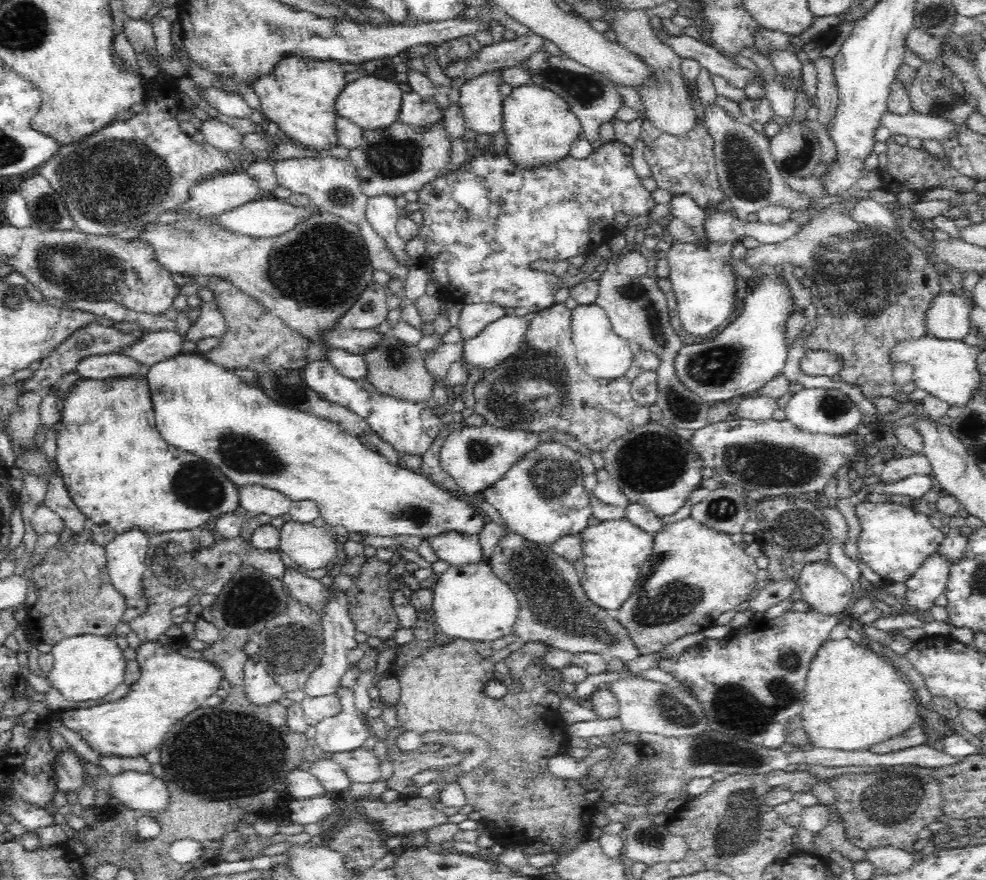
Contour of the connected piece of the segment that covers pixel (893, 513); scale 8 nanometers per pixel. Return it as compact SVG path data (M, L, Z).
M858 502L854 504L854 514L860 522L860 534L856 544L859 557L864 564L881 576L885 582L904 582L922 564L934 556L944 542L945 534L928 521L928 515L914 511L912 507L896 502Z

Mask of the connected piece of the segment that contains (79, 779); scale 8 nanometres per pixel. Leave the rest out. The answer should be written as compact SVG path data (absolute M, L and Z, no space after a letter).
M74 750L57 752L57 787L62 794L78 794L84 786L84 771Z

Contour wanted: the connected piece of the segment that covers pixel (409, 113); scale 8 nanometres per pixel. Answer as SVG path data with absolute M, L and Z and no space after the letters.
M405 89L397 121L414 128L416 133L426 133L442 120L442 108L434 101L426 102L418 93Z

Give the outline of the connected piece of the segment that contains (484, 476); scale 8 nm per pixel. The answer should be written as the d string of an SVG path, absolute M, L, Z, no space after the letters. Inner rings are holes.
M492 425L460 426L452 430L440 448L440 464L442 470L454 478L456 485L464 492L476 494L490 489L496 482L500 482L522 458L536 450L545 439L553 440L562 446L568 447L577 454L582 453L582 448L577 440L567 434L554 434L541 436L535 432L523 430L510 430L509 428L496 428Z

